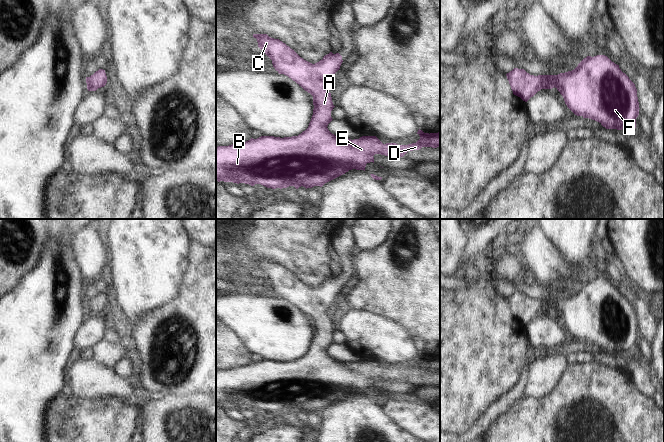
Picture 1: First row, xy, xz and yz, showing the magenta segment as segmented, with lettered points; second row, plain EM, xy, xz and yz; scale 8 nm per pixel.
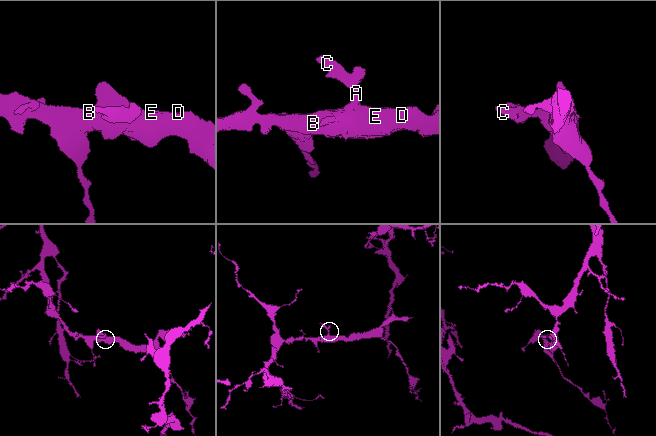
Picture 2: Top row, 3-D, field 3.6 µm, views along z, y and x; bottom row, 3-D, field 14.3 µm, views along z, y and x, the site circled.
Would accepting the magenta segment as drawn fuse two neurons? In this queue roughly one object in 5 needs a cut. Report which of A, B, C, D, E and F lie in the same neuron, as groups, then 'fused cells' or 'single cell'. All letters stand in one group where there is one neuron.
A B C D E F | single cell

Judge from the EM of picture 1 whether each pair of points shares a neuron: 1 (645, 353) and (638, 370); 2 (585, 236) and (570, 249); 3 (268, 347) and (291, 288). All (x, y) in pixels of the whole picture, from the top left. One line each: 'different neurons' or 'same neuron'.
1: different neurons
2: same neuron
3: different neurons

